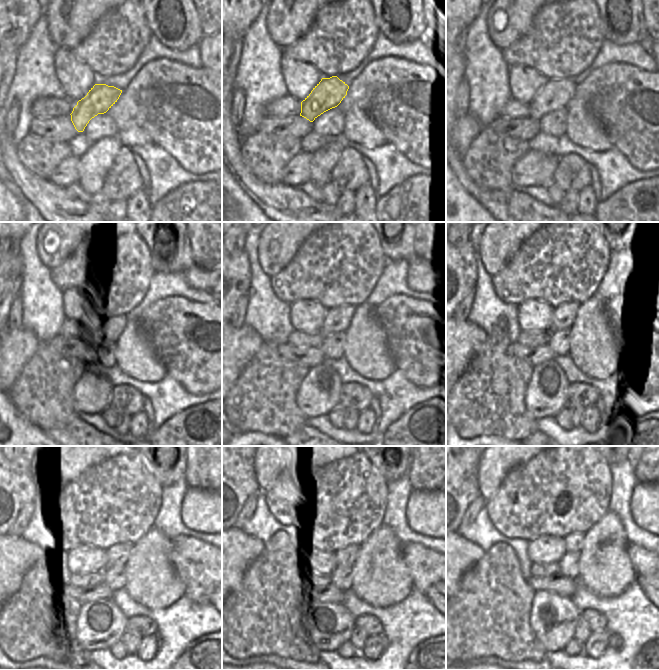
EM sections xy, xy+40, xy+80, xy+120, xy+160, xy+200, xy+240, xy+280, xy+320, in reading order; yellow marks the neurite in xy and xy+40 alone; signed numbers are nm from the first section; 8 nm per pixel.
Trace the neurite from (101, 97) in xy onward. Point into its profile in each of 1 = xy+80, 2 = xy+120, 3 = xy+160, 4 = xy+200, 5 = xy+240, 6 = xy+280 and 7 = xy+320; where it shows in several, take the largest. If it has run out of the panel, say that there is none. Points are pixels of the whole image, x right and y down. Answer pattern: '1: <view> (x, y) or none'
1: xy+80 (554, 94)
2: xy+120 (108, 319)
3: xy+160 (337, 319)
4: xy+200 (562, 317)
5: xy+240 (119, 553)
6: xy+280 (348, 547)
7: xy+320 (574, 541)

